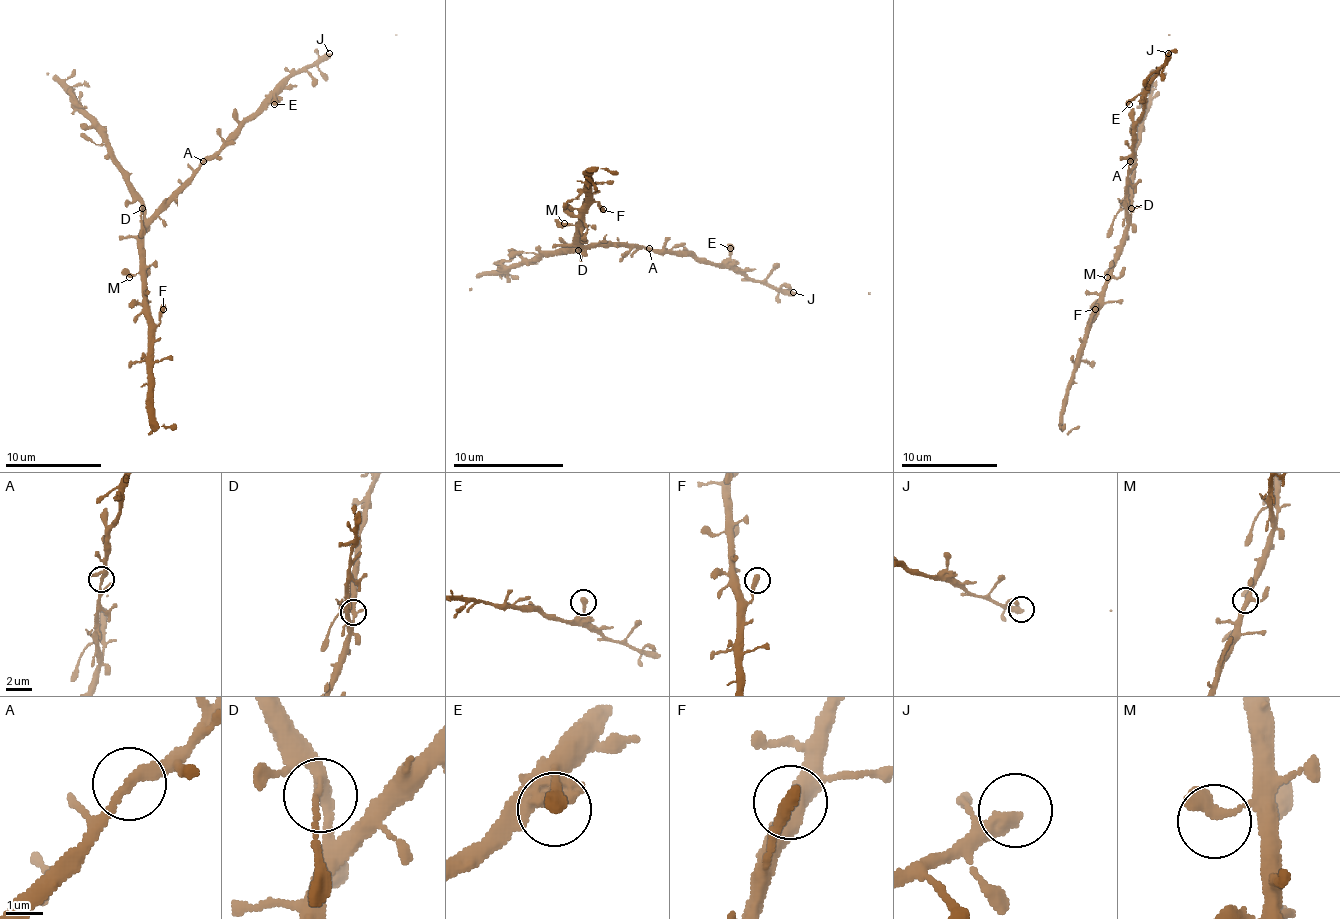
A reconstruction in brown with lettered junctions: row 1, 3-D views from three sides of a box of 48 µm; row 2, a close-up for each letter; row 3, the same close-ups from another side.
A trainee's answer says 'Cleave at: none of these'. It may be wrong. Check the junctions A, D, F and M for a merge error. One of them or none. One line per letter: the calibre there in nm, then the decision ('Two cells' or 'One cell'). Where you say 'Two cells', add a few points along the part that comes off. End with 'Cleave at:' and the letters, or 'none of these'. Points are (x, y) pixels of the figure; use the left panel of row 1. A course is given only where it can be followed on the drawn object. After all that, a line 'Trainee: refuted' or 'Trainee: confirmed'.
A: Thickness 260 nm. One cell
D: Thickness 280 nm. One cell
F: Thickness 400 nm. One cell
M: Thickness 440 nm. One cell
Cleave at: none of these
Trainee: confirmed

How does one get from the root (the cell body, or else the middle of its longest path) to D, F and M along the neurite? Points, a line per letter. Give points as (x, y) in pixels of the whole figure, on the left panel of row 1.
D: (178, 195), (170, 195), (149, 217), (141, 207)
F: (178, 195), (144, 231), (144, 309), (156, 323), (163, 309)
M: (178, 195), (144, 231), (144, 263), (129, 277)

